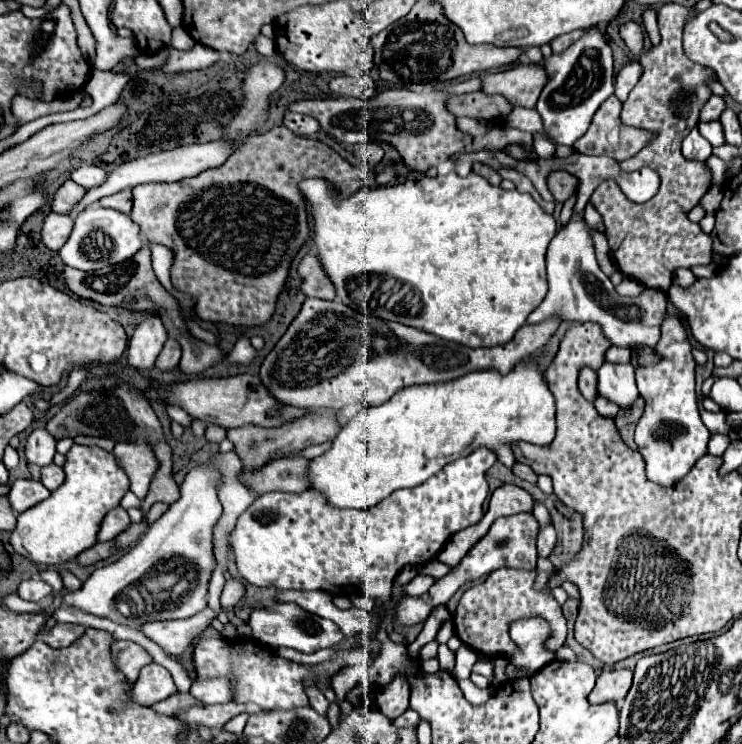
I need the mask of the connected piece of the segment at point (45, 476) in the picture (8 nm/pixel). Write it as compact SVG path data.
M50 463L50 465L42 467L42 471L40 471L40 481L42 481L42 485L44 485L48 491L54 491L54 489L58 489L58 487L62 485L64 473L62 473L62 469L60 469L58 465Z

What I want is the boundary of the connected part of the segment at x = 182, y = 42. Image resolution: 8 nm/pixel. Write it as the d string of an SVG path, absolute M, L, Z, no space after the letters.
M176 27L172 31L172 47L180 49L180 51L188 51L194 47L194 39L182 27Z

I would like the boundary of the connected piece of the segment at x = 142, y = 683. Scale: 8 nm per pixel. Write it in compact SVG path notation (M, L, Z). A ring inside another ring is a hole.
M150 663L140 671L138 681L132 689L132 699L140 705L154 705L176 693L170 671L158 663Z

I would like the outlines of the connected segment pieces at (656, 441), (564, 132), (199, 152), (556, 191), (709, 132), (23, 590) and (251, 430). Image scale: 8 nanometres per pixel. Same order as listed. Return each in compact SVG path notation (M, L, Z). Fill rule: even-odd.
M666 313L660 325L660 341L654 347L660 357L654 365L636 369L638 391L644 397L644 411L636 425L636 445L646 459L646 475L650 481L670 487L680 481L706 453L710 431L700 419L696 405L696 361L690 351L688 325L682 315Z
M598 25L590 27L578 41L574 41L564 53L544 59L548 71L548 85L542 89L536 103L536 111L542 117L546 135L558 145L572 147L590 127L592 115L614 93L614 67L612 47Z
M212 141L212 143L198 143L198 145L178 147L178 149L172 149L172 151L148 155L144 159L126 161L126 163L118 165L116 169L112 169L102 185L88 189L86 195L82 197L82 201L78 201L78 205L68 215L76 217L80 213L80 209L88 207L90 203L98 201L98 199L102 199L106 195L118 193L122 189L134 189L136 185L142 185L142 183L176 183L176 181L182 181L186 177L194 177L194 175L206 171L208 167L220 167L228 159L228 155L234 153L234 149L238 149L238 145L226 145L226 141Z
M552 171L548 175L548 187L556 197L556 201L564 203L578 189L578 179L568 171Z
M708 121L708 123L700 123L698 125L700 133L710 141L712 147L720 147L724 145L724 131L722 131L722 125L720 121Z
M34 577L34 579L26 579L18 585L18 595L24 599L24 601L42 601L44 597L48 597L52 593L50 585L46 585L42 579Z
M316 411L316 413L308 413L306 417L302 417L298 421L290 421L278 429L262 429L258 425L246 425L246 427L238 427L238 429L230 429L228 439L234 443L234 451L242 459L242 471L258 471L264 465L268 465L270 461L282 459L288 453L296 453L296 451L302 451L310 445L318 445L318 443L334 439L338 429L340 429L340 425L338 425L334 413Z

